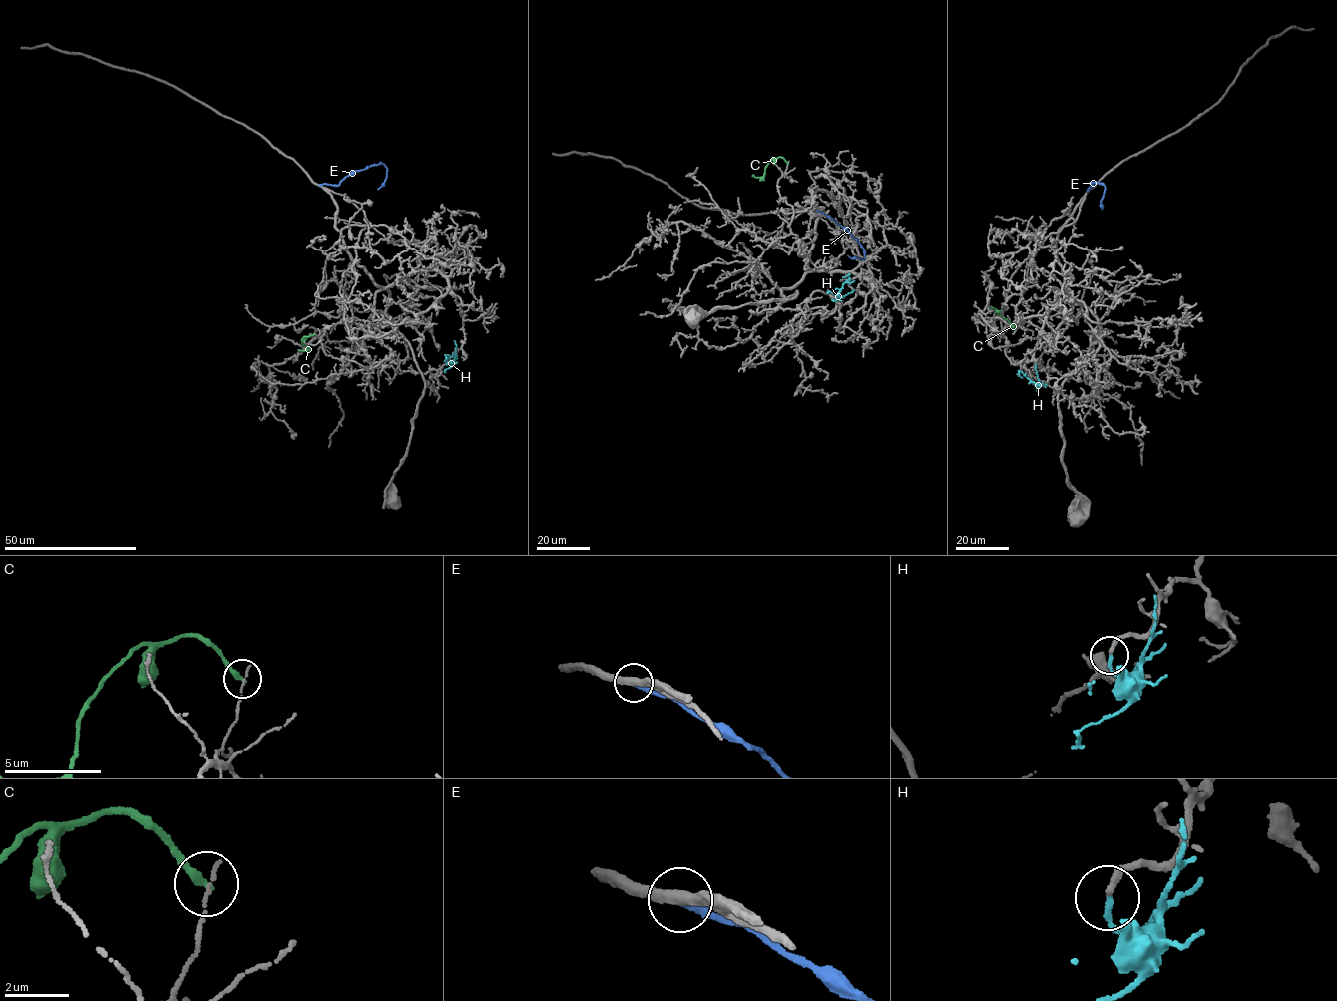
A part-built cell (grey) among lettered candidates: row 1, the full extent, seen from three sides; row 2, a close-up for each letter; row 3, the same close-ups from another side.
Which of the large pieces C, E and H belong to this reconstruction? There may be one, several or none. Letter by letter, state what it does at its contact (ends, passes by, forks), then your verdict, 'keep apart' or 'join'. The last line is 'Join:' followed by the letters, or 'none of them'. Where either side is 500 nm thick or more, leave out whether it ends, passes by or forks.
C: it ends; keep apart
E: it ends; keep apart
H: it ends; join
Join: H

